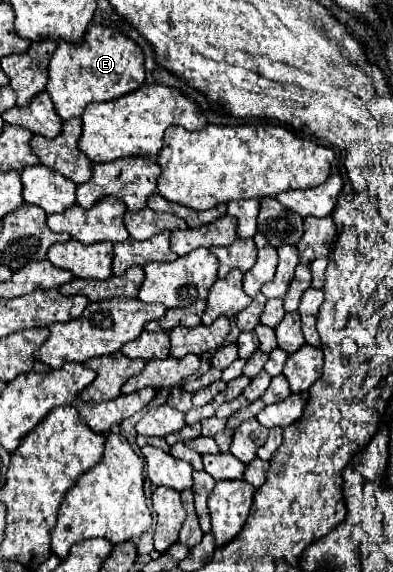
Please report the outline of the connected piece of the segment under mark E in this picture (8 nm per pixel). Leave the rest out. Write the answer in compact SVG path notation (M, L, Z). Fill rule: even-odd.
M94 23L88 27L82 45L72 45L66 41L58 43L58 49L50 59L48 73L50 81L46 85L46 91L54 101L56 113L64 121L82 117L88 103L112 101L136 91L146 79L142 49L122 33Z

